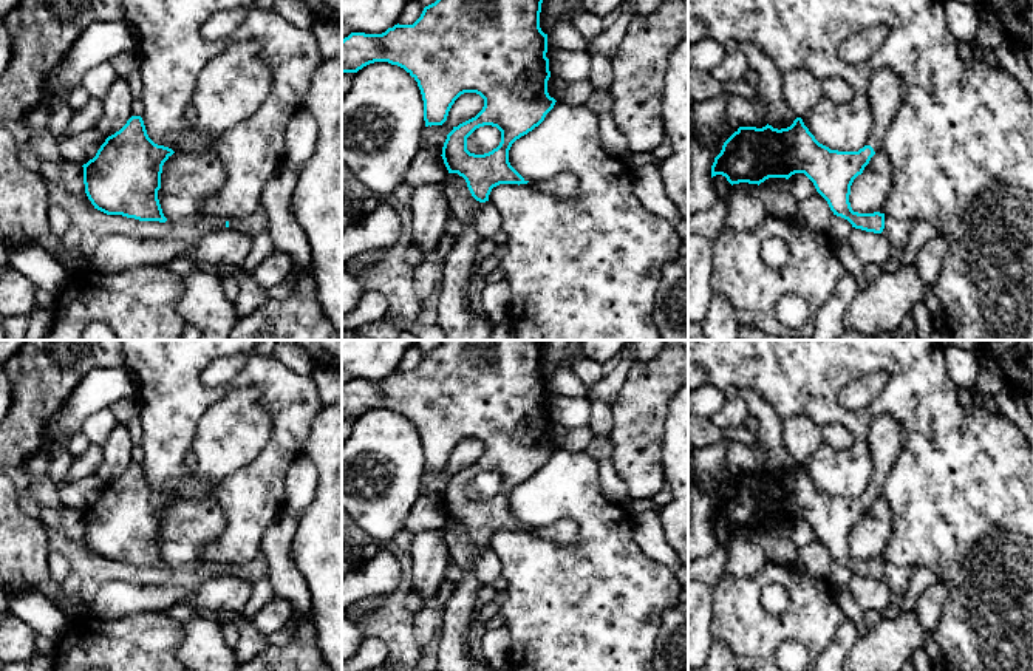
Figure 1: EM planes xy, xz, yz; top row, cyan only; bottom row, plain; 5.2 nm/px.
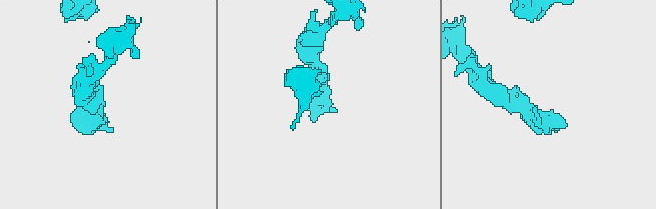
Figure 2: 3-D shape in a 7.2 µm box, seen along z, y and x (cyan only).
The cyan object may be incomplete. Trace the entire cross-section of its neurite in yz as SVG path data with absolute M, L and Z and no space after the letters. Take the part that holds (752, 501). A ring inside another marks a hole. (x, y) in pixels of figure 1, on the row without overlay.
M883 414L871 419L866 439L872 473L866 492L858 498L838 498L820 490L801 464L781 476L769 470L762 475L739 473L714 504L711 524L722 521L731 532L759 532L769 524L789 526L795 519L804 519L834 561L847 566L855 575L881 580L885 560L854 558L849 541L854 526L883 496L905 441L905 430L895 419Z

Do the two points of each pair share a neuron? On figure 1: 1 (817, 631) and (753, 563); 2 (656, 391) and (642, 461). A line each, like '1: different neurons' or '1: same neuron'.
1: different neurons
2: same neuron

